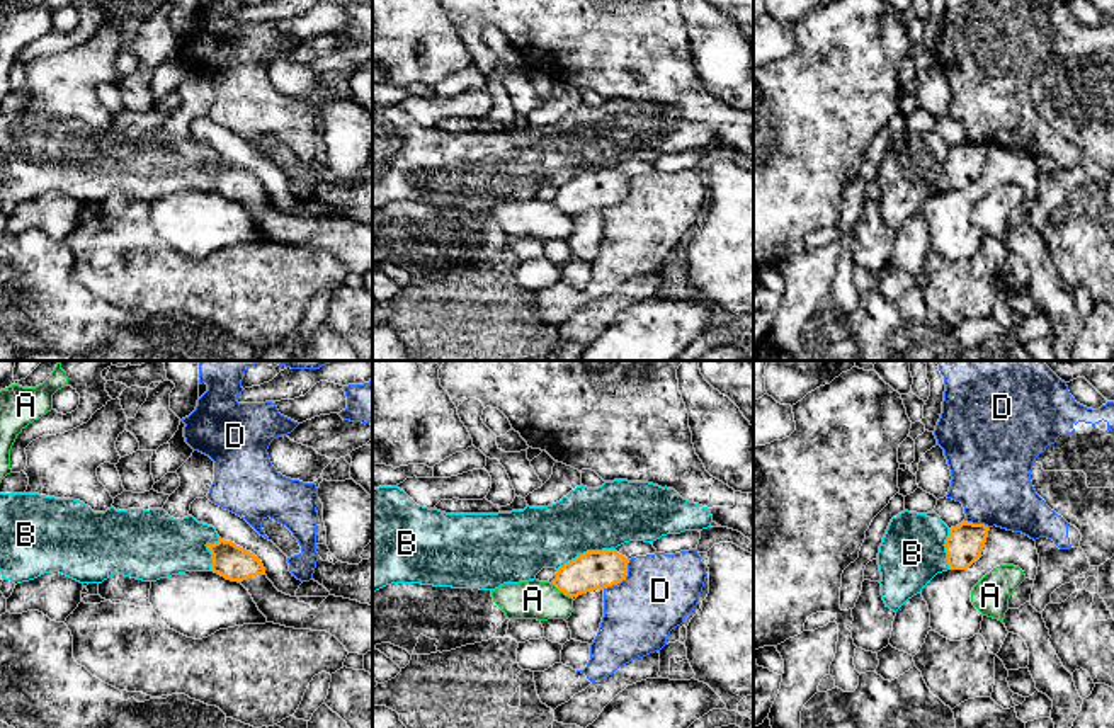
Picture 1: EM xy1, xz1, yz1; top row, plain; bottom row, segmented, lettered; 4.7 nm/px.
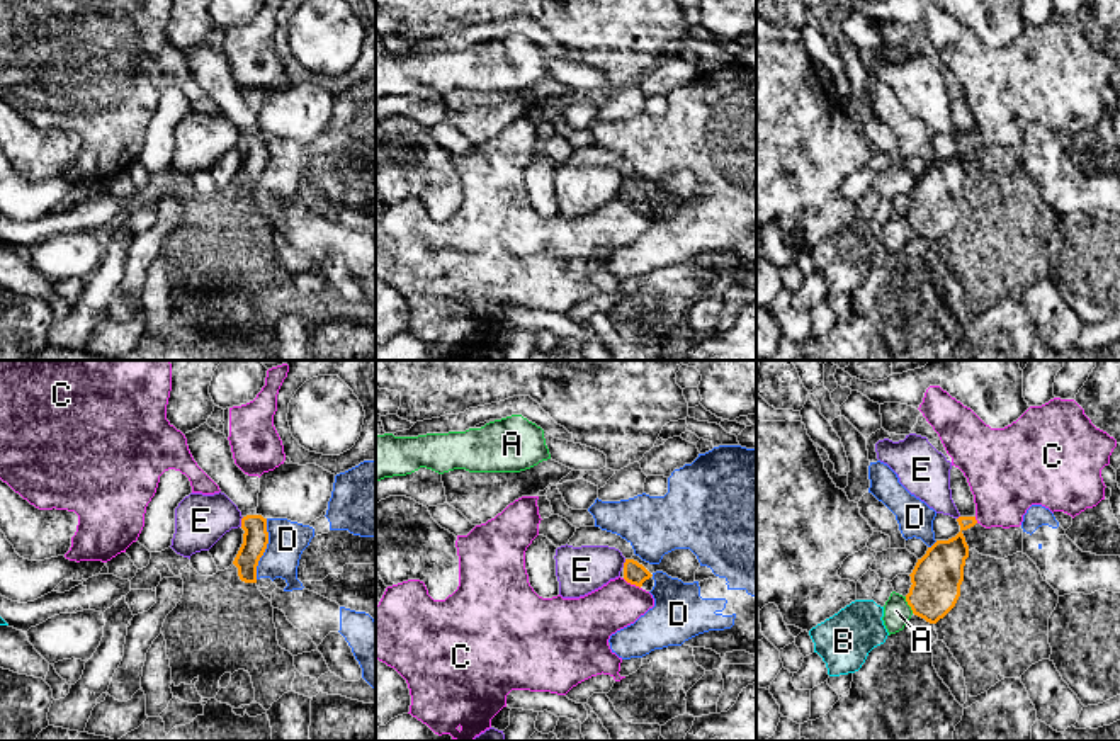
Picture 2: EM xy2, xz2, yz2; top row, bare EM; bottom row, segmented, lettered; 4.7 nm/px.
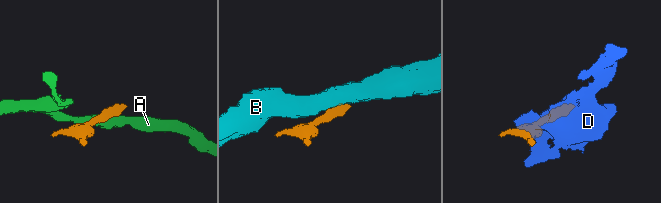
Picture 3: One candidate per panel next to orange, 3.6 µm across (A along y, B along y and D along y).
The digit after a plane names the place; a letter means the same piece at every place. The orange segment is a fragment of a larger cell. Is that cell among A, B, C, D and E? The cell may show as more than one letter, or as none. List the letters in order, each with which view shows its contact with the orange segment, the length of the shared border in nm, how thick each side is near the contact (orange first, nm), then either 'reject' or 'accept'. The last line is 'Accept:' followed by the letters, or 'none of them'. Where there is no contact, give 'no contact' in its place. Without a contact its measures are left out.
A: contact in xz1; length 130 nm; calibres 180 and 180 nm; reject
B: contact in xz1; length 300 nm; calibres 180 and 300 nm; reject
C: contact in xz2; length 100 nm; calibres 110 and 240 nm; reject
D: contact in xy2; length 300 nm; calibres 120 and 180 nm; reject
E: contact in xy2; length 50 nm; calibres 120 and 240 nm; reject
Accept: none of them

